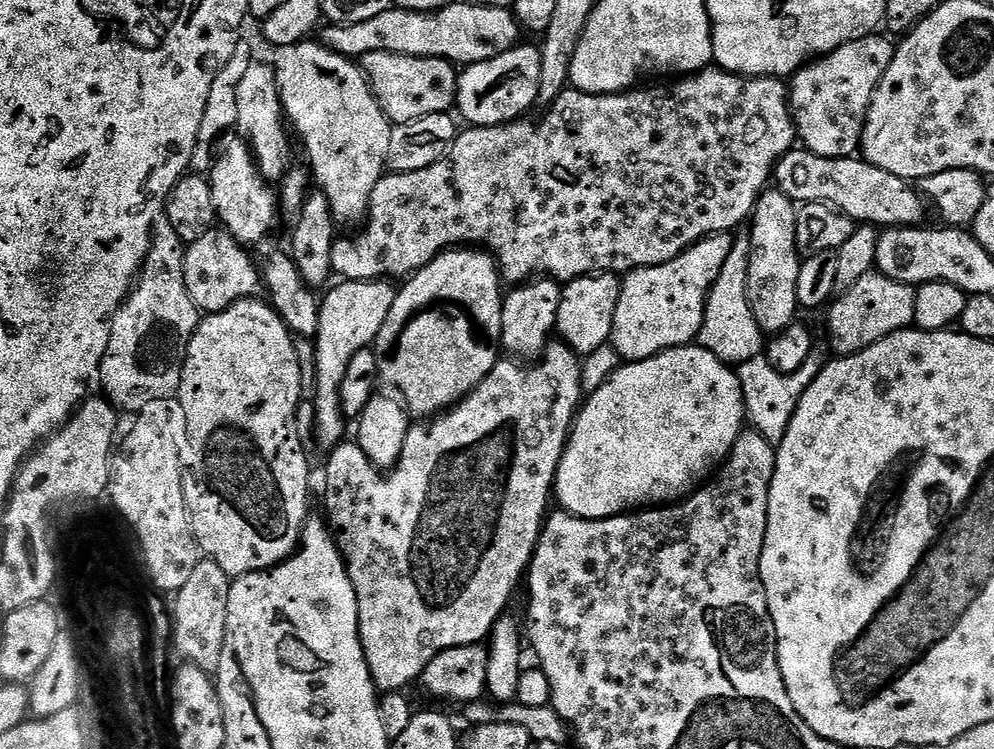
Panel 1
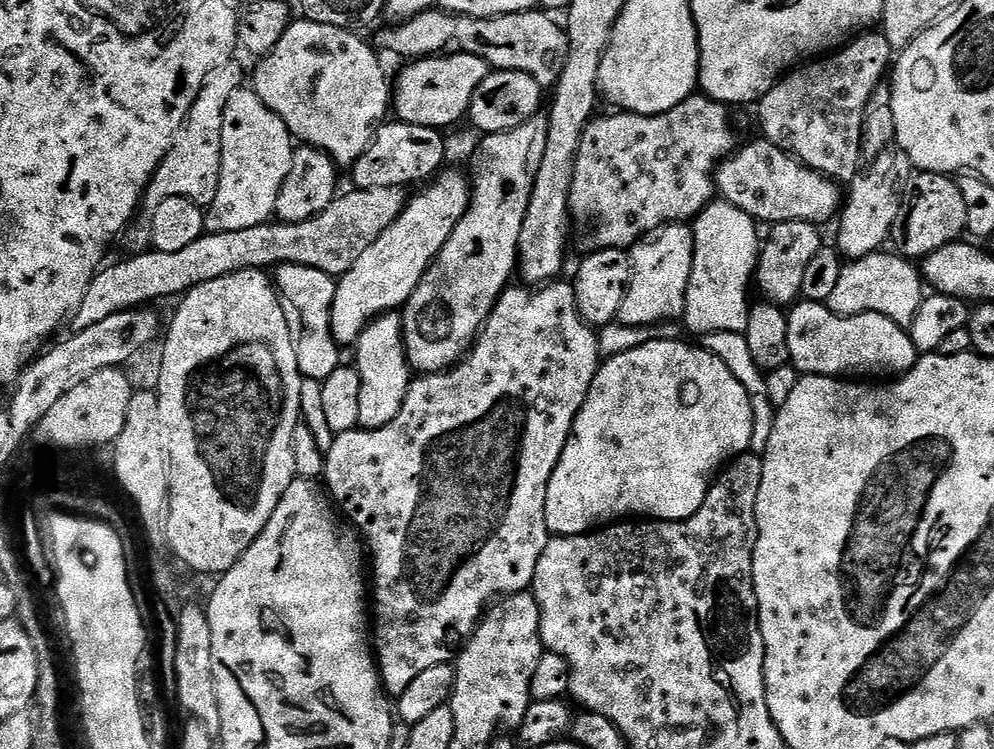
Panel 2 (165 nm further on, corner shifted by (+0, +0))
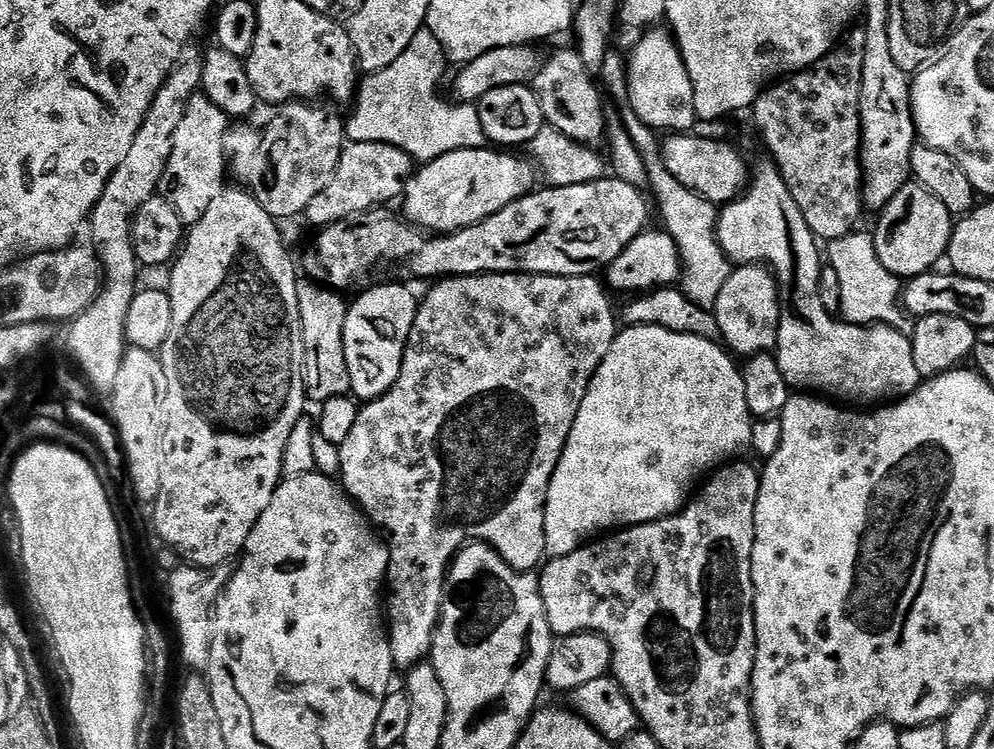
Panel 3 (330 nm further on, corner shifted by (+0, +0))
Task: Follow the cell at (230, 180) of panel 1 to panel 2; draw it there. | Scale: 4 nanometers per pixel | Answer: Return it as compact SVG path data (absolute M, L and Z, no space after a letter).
M281 264L274 272L274 287L280 293L281 301L290 309L291 315L295 319L296 316L300 319L300 328L298 324L295 341L301 376L305 380L323 382L326 378L330 378L330 374L334 374L334 370L342 367L340 360L342 348L336 343L330 326L336 280L330 274L314 270L310 266Z

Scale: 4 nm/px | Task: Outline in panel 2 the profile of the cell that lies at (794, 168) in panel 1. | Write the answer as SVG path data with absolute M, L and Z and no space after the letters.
M757 138L745 148L739 147L721 162L714 179L716 191L725 201L744 210L757 222L765 220L768 226L782 222L831 225L842 208L842 190L840 194L841 185L837 181L806 167L801 160L763 138Z

